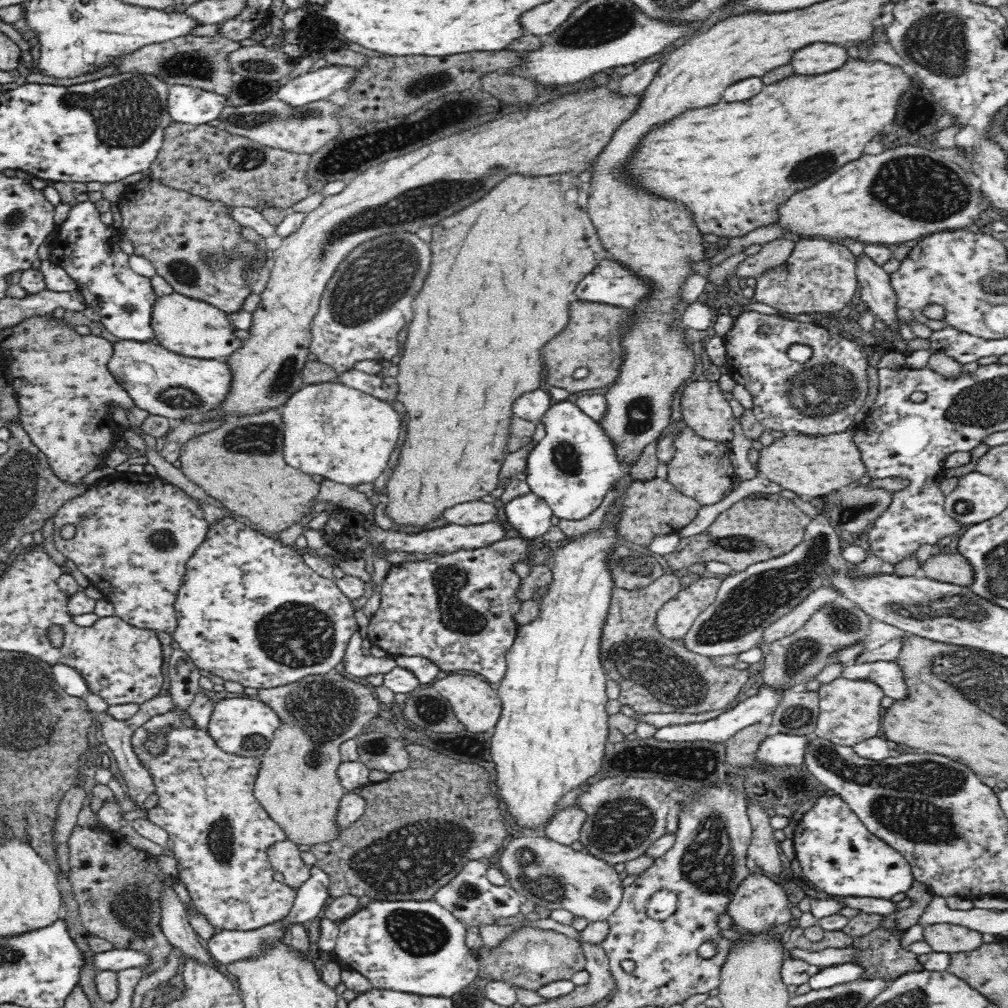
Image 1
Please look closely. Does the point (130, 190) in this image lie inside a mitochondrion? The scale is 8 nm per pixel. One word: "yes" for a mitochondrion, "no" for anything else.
no

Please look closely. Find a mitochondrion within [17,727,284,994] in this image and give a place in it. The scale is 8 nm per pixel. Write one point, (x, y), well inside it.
(132, 905)

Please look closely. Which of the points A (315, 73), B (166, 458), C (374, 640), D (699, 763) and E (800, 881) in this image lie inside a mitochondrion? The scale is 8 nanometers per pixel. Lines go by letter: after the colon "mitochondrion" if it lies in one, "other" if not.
A: other
B: other
C: other
D: mitochondrion
E: other

